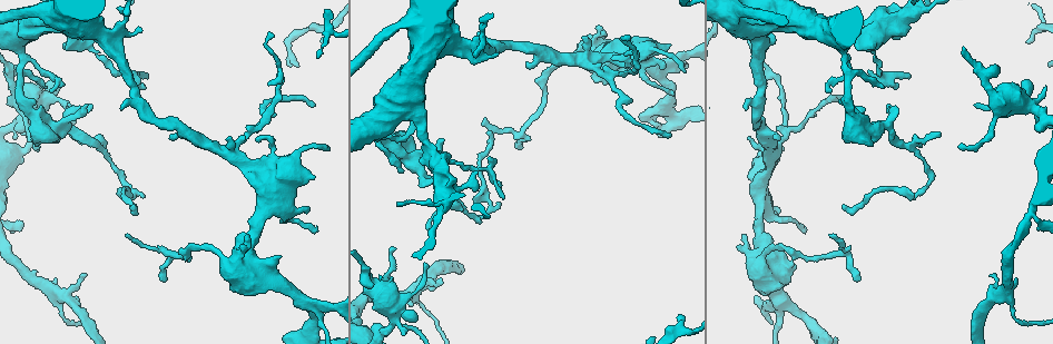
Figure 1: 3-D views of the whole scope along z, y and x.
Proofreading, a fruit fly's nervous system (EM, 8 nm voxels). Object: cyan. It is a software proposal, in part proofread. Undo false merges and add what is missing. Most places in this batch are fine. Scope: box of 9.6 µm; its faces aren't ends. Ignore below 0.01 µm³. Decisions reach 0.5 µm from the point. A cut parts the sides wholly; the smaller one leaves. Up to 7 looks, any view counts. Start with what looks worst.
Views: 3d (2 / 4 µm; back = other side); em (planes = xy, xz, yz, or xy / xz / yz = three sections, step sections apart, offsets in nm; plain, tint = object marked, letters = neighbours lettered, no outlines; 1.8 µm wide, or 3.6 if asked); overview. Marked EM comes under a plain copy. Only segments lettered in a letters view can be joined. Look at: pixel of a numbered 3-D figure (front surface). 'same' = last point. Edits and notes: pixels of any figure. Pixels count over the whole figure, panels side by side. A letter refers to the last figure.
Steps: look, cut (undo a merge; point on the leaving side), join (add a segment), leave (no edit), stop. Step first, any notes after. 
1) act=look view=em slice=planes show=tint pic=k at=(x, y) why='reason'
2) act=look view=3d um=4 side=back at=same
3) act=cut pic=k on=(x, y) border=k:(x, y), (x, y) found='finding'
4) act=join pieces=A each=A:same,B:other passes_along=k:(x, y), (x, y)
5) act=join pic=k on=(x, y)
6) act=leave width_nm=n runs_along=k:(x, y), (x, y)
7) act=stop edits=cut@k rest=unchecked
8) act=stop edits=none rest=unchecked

act=look view=em um=3.6 slice=planes show=letters pic=1 at=(42, 100) why='thick turns thin'

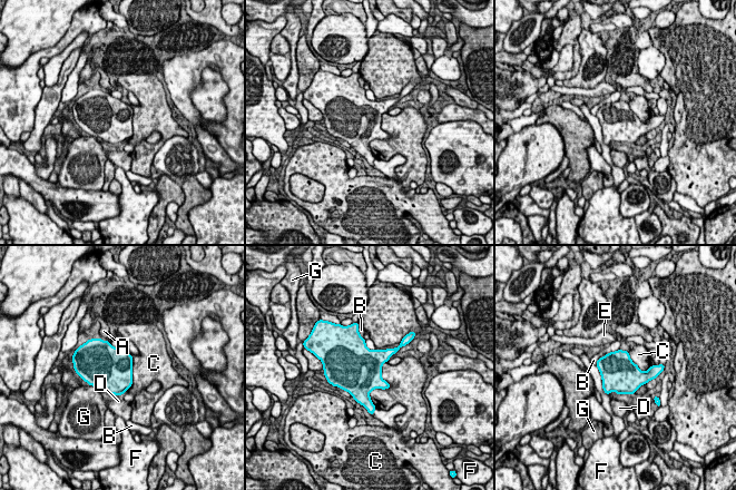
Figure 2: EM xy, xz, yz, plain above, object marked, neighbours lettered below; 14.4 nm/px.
act=leave width_nm=500 each=A:other,B:other,C:other,D:other,E:other,F:other,G:other border=2:(386, 361), (375, 408) found='all the same neuron'

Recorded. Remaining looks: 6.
act=look view=em slice=planes show=tint pic=1 at=(441, 194) why='four or more arms meet'

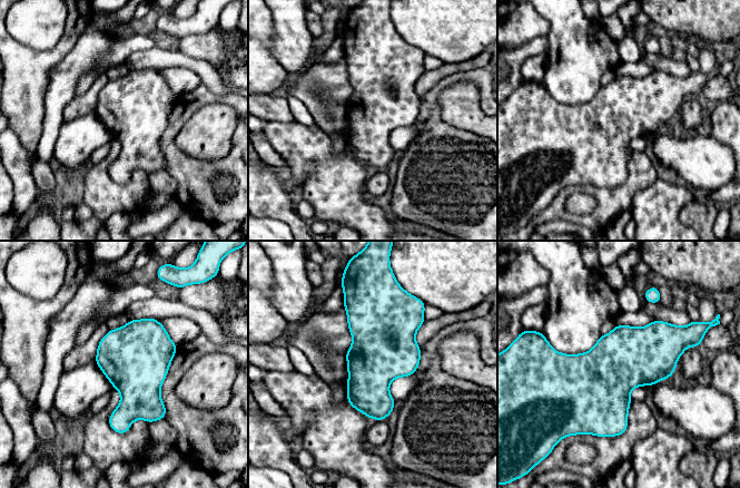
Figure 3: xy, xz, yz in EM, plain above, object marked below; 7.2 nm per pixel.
act=look view=em slice=planes show=letters at=same why='what lies round it'

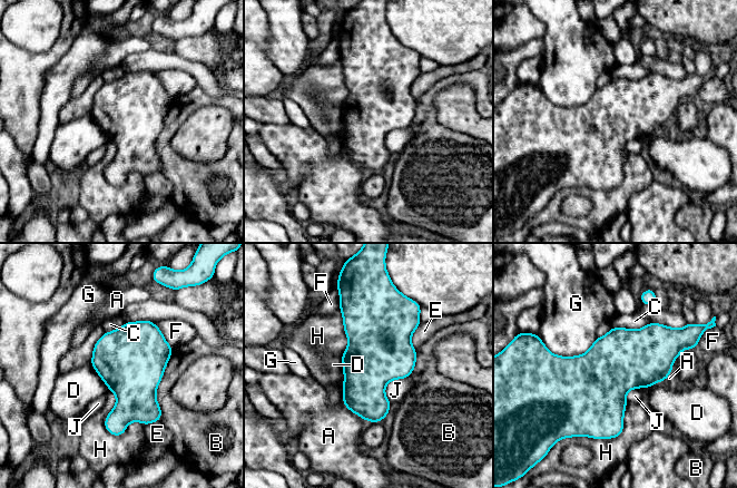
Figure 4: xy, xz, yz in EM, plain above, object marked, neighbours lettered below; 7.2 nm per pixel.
act=leave each=A:other,B:other,C:other,D:other,E:other,F:other,G:other,H:other,J:other border=4:(341, 355), (343, 364), (342, 398) found='continuous, no second neuron'

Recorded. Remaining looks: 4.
act=look view=em slice=planes show=letters pic=1 at=(322, 39) why='an open end'

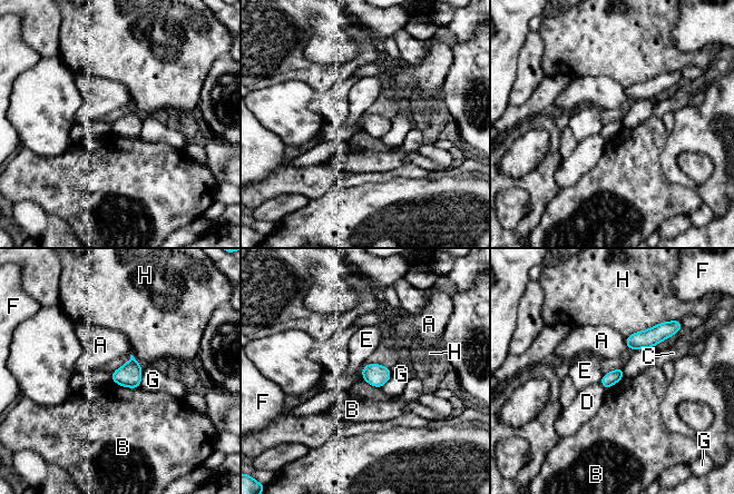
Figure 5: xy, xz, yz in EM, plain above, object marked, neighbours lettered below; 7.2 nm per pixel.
act=leave longest_contact=H:360nm each=A:other,B:other,C:other,D:other,E:other,F:other,G:other,H:other found='none of them fits'

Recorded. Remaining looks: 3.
act=stop edits=none rest=unchecked

